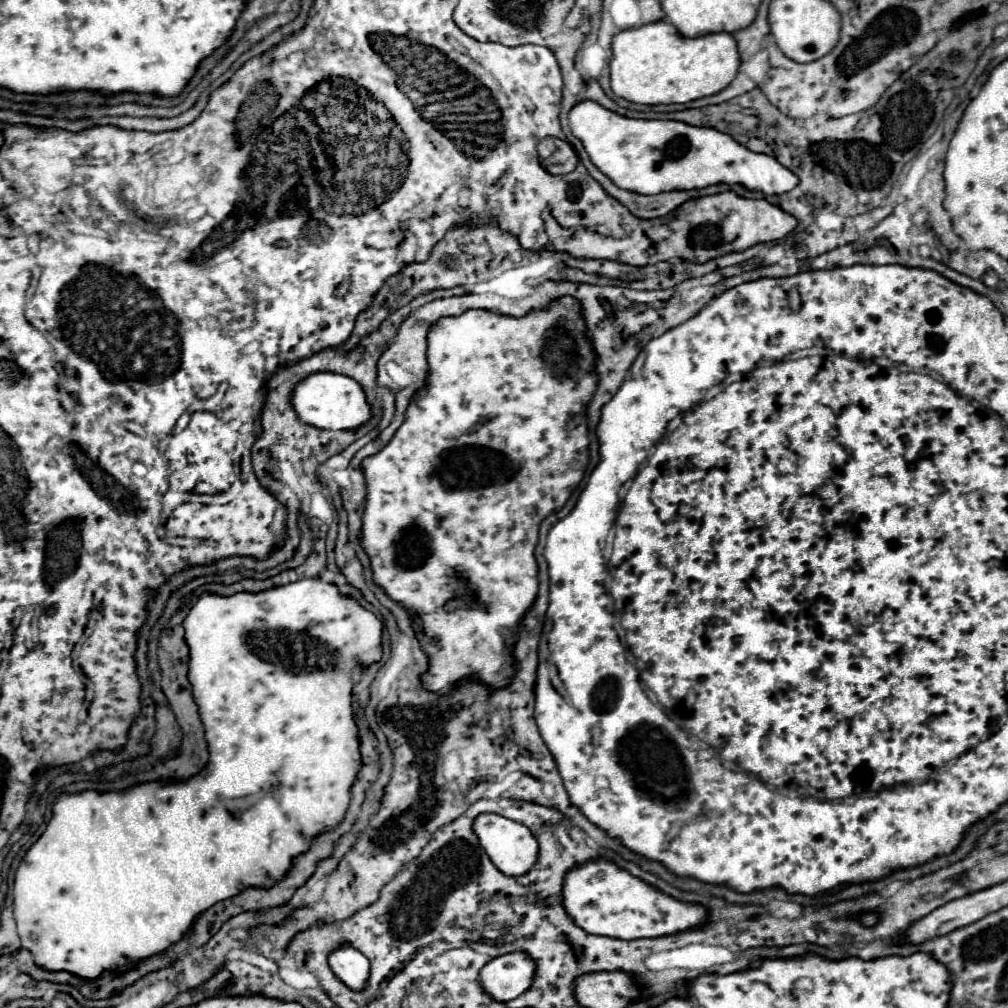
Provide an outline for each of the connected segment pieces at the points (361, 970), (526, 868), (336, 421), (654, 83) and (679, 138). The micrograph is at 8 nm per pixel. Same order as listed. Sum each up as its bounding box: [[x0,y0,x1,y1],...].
[[329,945,369,989],[473,813,539,877],[291,373,371,431],[611,21,739,105],[569,101,799,195]]

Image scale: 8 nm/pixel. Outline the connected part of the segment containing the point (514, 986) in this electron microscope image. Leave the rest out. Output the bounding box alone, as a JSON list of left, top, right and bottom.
[479,953,535,1001]

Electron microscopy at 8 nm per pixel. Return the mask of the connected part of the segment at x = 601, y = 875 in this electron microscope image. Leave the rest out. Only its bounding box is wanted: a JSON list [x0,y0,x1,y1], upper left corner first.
[563,859,707,939]

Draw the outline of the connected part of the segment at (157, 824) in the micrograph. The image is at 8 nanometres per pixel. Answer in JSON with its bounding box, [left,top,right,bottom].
[13,577,383,979]

